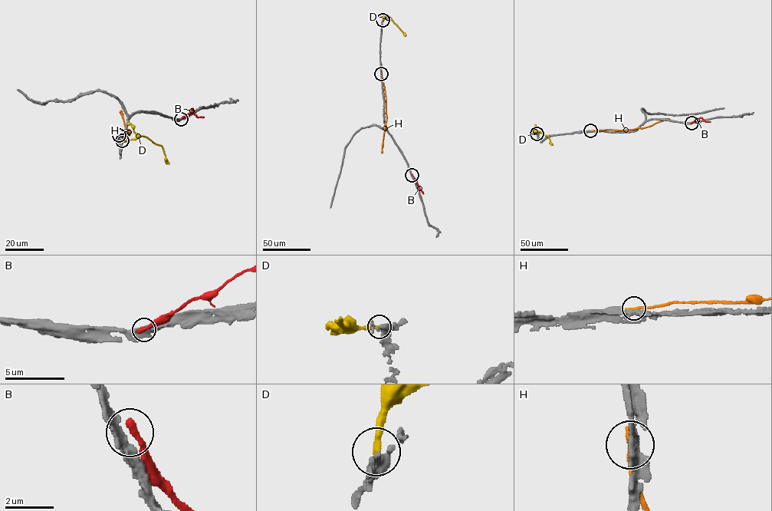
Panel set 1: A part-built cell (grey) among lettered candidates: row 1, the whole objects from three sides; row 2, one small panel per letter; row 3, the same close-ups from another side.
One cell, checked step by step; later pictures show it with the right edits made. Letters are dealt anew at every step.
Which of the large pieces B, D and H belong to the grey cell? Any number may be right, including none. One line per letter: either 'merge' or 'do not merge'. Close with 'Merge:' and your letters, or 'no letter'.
B: do not merge
D: do not merge
H: do not merge
Merge: no letter

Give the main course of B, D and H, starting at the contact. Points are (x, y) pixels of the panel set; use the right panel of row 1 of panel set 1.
B: (691, 123), (699, 118), (710, 121)
D: (537, 133), (533, 133), (539, 131), (547, 136), (551, 145)
H: (590, 130), (642, 128), (669, 120)

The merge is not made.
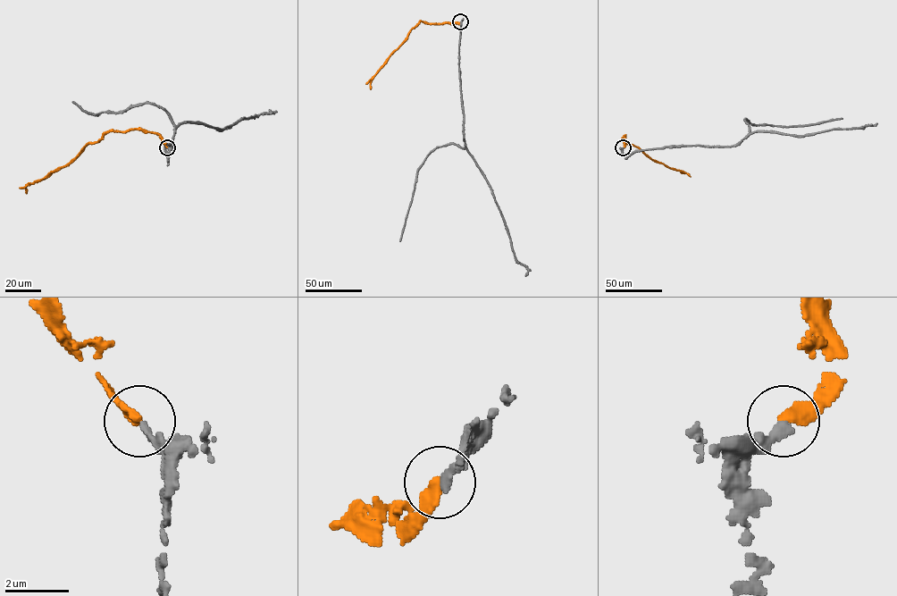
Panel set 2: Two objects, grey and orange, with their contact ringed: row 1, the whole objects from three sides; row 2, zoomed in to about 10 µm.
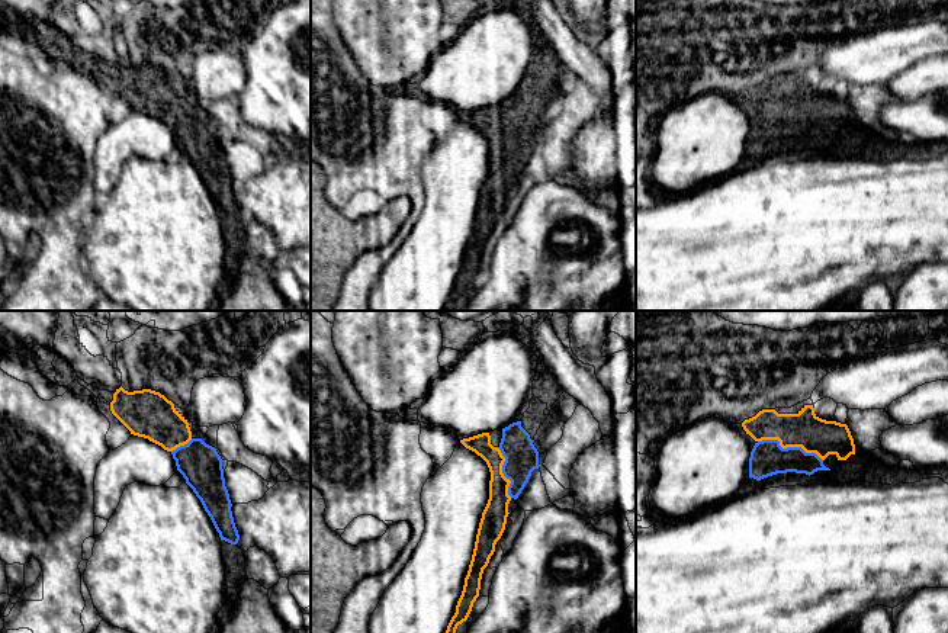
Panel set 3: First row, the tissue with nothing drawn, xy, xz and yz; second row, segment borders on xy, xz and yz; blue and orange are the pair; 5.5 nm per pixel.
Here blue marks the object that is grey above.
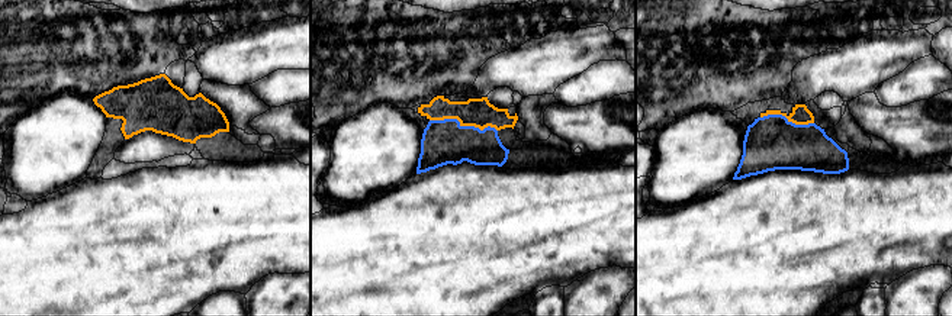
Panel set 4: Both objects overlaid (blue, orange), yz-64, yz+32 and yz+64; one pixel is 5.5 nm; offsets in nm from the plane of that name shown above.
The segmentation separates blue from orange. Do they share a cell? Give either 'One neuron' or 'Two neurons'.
One neuron

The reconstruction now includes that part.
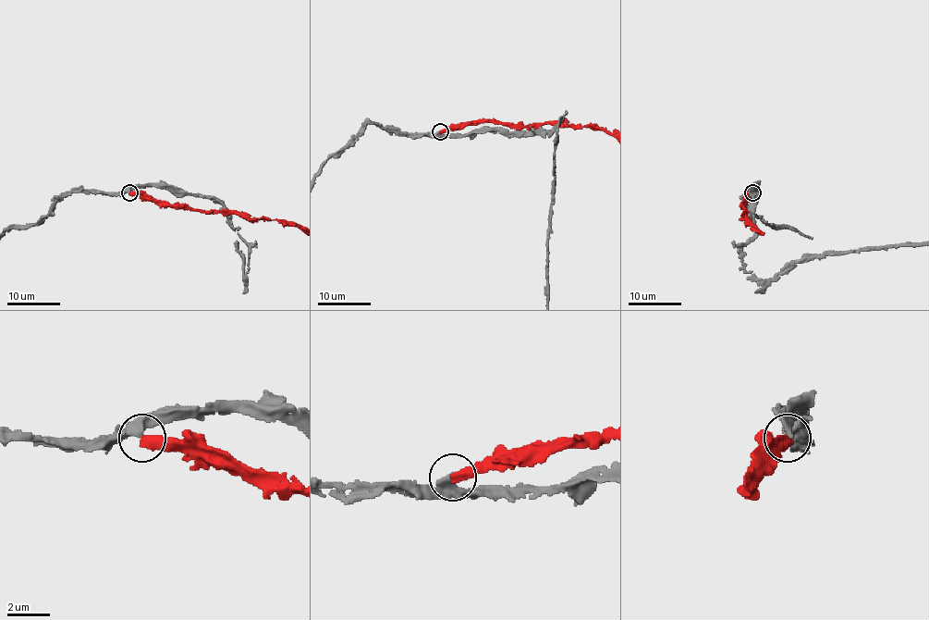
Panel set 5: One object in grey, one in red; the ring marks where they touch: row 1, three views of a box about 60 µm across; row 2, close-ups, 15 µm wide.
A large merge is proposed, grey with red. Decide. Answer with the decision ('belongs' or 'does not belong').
does not belong

